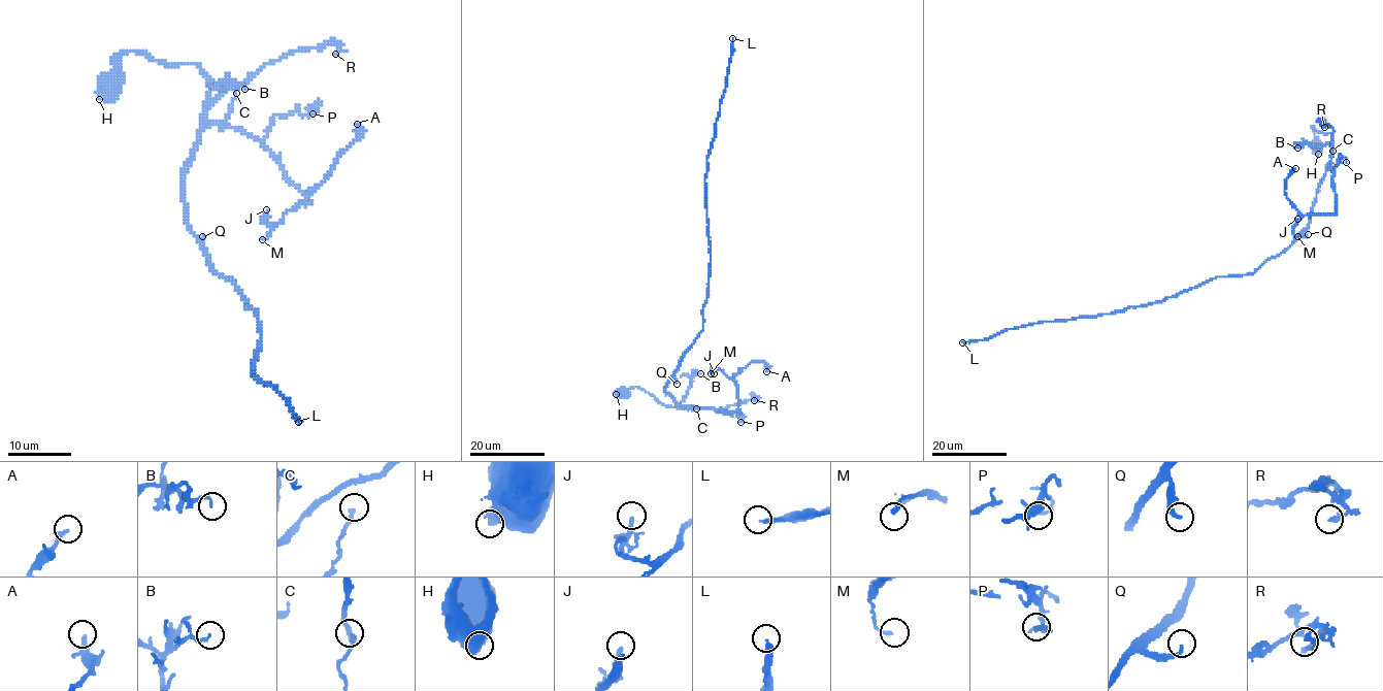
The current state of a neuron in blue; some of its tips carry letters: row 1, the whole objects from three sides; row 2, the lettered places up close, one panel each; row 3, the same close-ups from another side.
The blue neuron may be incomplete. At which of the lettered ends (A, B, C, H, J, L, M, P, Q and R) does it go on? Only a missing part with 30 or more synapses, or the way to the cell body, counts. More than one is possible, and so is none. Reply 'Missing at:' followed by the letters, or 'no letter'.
Missing at: L

